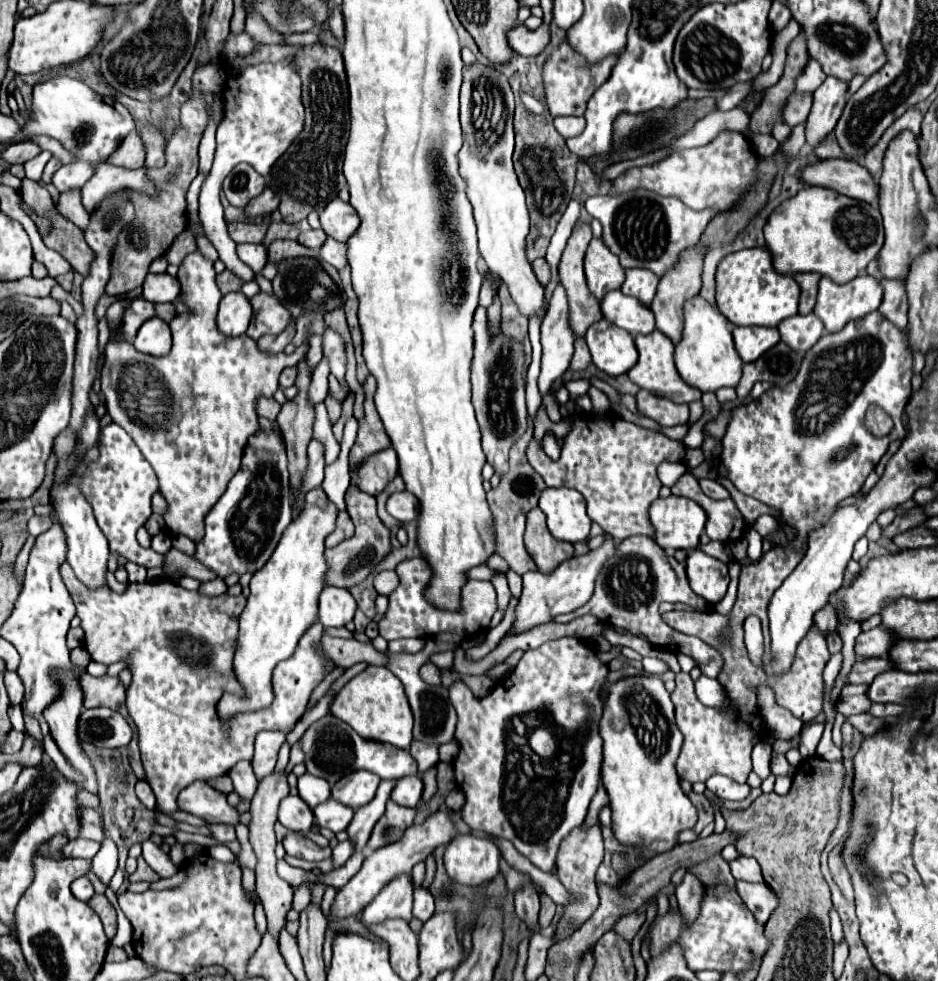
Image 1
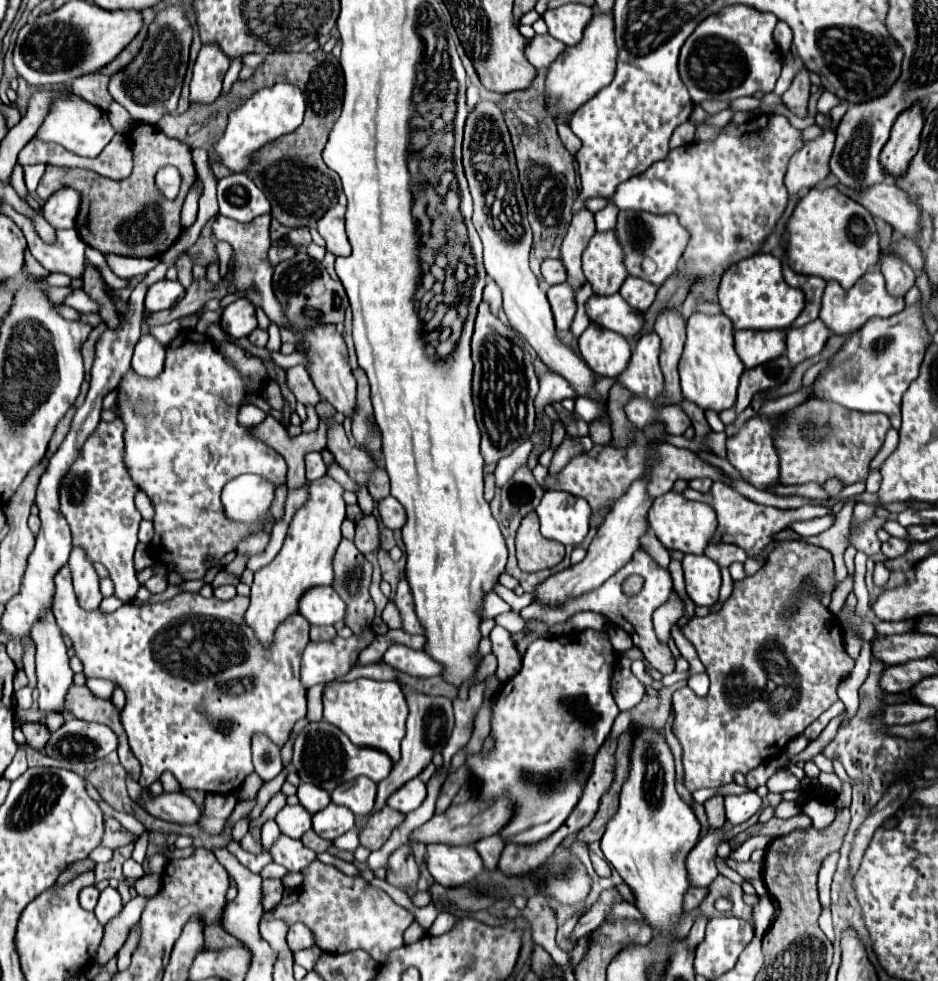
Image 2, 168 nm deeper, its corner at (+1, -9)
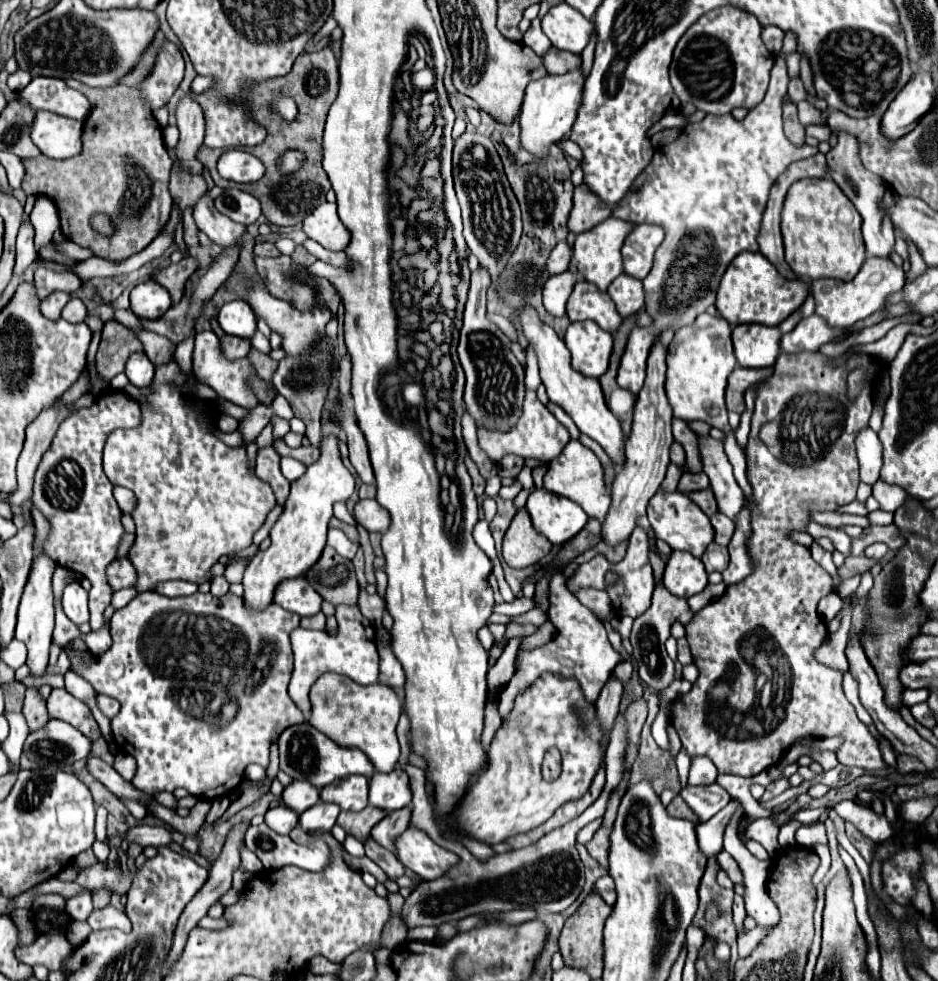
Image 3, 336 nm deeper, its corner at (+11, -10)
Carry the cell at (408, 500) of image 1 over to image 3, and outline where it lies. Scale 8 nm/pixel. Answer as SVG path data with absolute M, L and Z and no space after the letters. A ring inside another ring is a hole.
M361 499L355 505L353 515L355 515L357 523L363 525L367 531L385 533L389 529L389 523L391 523L389 511L385 511L375 499Z

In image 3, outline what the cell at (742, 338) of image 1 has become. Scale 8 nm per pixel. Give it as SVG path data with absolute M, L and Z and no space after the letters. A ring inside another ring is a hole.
M737 325L733 329L735 357L741 367L771 367L779 355L781 331L765 325Z

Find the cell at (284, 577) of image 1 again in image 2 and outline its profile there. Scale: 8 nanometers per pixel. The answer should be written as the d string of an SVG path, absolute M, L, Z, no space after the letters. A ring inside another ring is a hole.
M329 474L309 482L309 496L303 508L297 510L289 524L287 538L279 554L255 572L251 584L251 606L245 614L247 624L255 630L263 644L269 644L273 632L283 618L297 612L299 598L313 586L329 586L333 578L333 556L341 542L341 524L345 520L345 488Z

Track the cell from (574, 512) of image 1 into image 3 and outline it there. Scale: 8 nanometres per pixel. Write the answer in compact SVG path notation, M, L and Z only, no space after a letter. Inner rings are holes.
M545 489L533 491L525 509L529 511L537 533L545 535L553 545L563 545L575 537L589 519L577 503Z

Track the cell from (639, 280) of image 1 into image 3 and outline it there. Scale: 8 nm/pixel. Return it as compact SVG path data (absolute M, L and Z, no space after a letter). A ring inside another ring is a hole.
M619 275L607 289L607 293L611 295L611 299L617 305L617 311L623 317L629 317L633 313L637 313L643 303L645 303L645 295L643 295L643 283L639 279L633 279L629 275Z

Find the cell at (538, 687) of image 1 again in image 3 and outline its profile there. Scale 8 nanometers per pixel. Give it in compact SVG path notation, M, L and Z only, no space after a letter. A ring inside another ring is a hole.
M555 571L551 575L551 581L549 581L549 587L551 587L549 617L557 625L557 635L549 643L545 643L537 649L519 651L517 671L511 677L511 681L503 687L503 691L499 693L499 701L497 701L497 709L499 709L499 715L503 721L511 715L511 711L515 707L517 693L531 687L531 683L535 683L543 673L553 673L553 675L561 675L567 679L577 679L585 699L591 705L595 705L597 695L601 693L601 687L609 681L609 675L613 675L615 665L623 661L623 657L611 647L603 623L587 607L583 607L575 595L571 595L567 591L565 581L567 581L567 577L563 571Z

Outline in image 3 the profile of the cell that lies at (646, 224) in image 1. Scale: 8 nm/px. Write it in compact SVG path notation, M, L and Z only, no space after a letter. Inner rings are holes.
M639 223L627 235L621 255L623 255L623 269L627 275L635 279L645 279L653 267L653 255L665 237L663 227Z

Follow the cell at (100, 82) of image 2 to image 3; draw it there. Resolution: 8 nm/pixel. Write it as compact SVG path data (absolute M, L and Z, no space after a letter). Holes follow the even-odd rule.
M67 79L67 85L81 91L93 103L93 111L87 117L83 129L83 151L81 155L65 161L55 161L49 157L35 157L23 161L27 167L23 191L25 195L45 195L55 201L61 217L61 231L69 241L81 247L89 247L91 251L107 251L111 259L125 259L133 255L133 251L143 251L161 233L161 227L165 227L165 223L169 221L169 215L173 211L173 199L169 195L167 185L173 159L169 157L165 143L161 143L163 133L159 129L159 123L155 121L153 113L143 107L137 89L127 85L85 87L75 79ZM99 213L107 215L115 225L113 235L107 237L93 229L91 219Z

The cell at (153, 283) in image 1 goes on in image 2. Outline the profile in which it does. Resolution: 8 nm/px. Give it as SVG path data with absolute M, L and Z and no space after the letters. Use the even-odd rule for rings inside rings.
M159 280L153 286L149 286L145 296L145 308L149 312L159 312L175 306L185 296L185 288L179 282L171 280Z

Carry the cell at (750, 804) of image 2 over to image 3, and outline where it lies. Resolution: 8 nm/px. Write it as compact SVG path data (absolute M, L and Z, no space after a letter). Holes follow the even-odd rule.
M739 805L725 829L725 851L739 863L745 879L745 911L755 919L757 927L773 927L779 923L779 911L765 891L769 877L769 861L757 861L737 837L737 827L745 819L745 807Z

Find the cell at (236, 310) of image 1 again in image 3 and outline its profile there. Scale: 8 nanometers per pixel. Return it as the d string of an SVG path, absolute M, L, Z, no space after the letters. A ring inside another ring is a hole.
M241 299L225 303L219 311L217 321L227 335L237 335L237 337L251 339L251 335L257 329L257 317L255 317L253 309Z

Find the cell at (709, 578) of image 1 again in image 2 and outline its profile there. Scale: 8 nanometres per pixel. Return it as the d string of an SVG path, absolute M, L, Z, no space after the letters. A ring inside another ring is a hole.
M687 554L683 558L685 572L685 588L689 598L697 606L713 606L719 598L721 588L721 570L707 556Z

